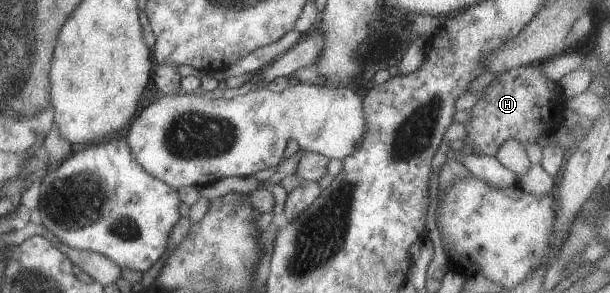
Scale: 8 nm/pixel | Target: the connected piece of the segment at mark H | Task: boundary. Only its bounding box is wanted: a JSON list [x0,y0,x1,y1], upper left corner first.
[464,65,560,157]

